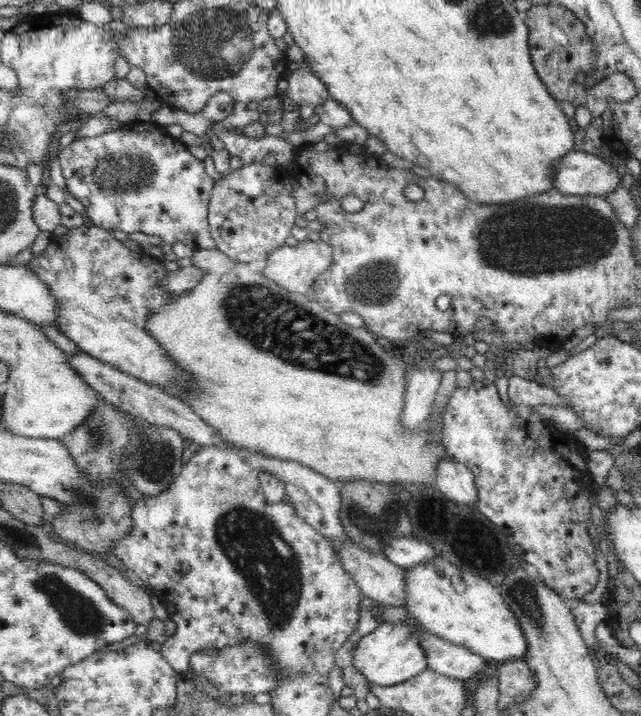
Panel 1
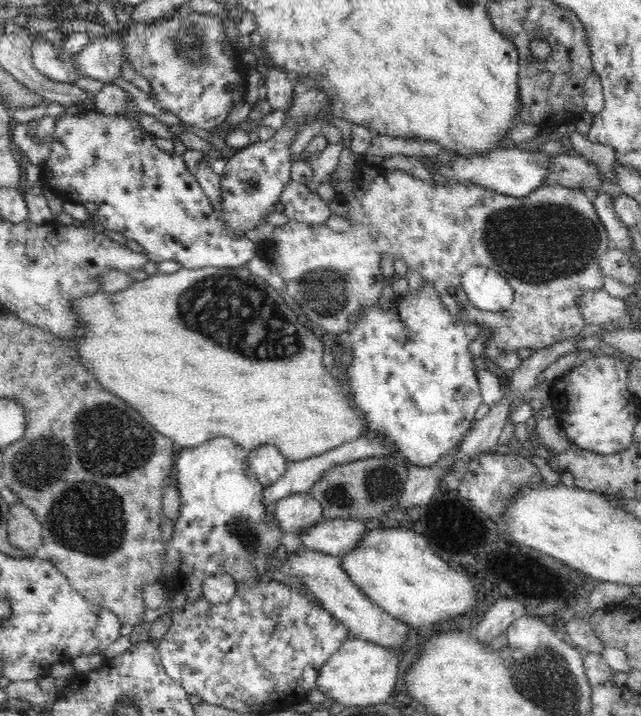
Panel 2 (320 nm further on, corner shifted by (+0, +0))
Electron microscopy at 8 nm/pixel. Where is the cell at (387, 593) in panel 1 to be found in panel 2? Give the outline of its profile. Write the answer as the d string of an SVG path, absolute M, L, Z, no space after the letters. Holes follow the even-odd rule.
M309 493L285 496L275 501L275 505L274 517L285 532L302 534L324 520L321 504Z

